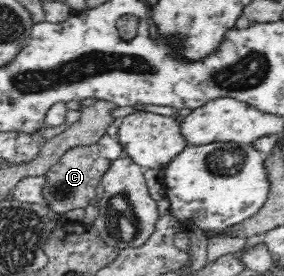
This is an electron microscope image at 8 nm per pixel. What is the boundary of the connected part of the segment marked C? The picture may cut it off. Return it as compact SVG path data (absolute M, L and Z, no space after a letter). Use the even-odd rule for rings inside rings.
M96 144L75 146L66 150L65 154L44 174L46 182L43 186L43 197L47 201L45 208L57 214L58 219L74 208L85 209L89 206L89 201L95 198L97 184L109 167L110 160L99 155Z

